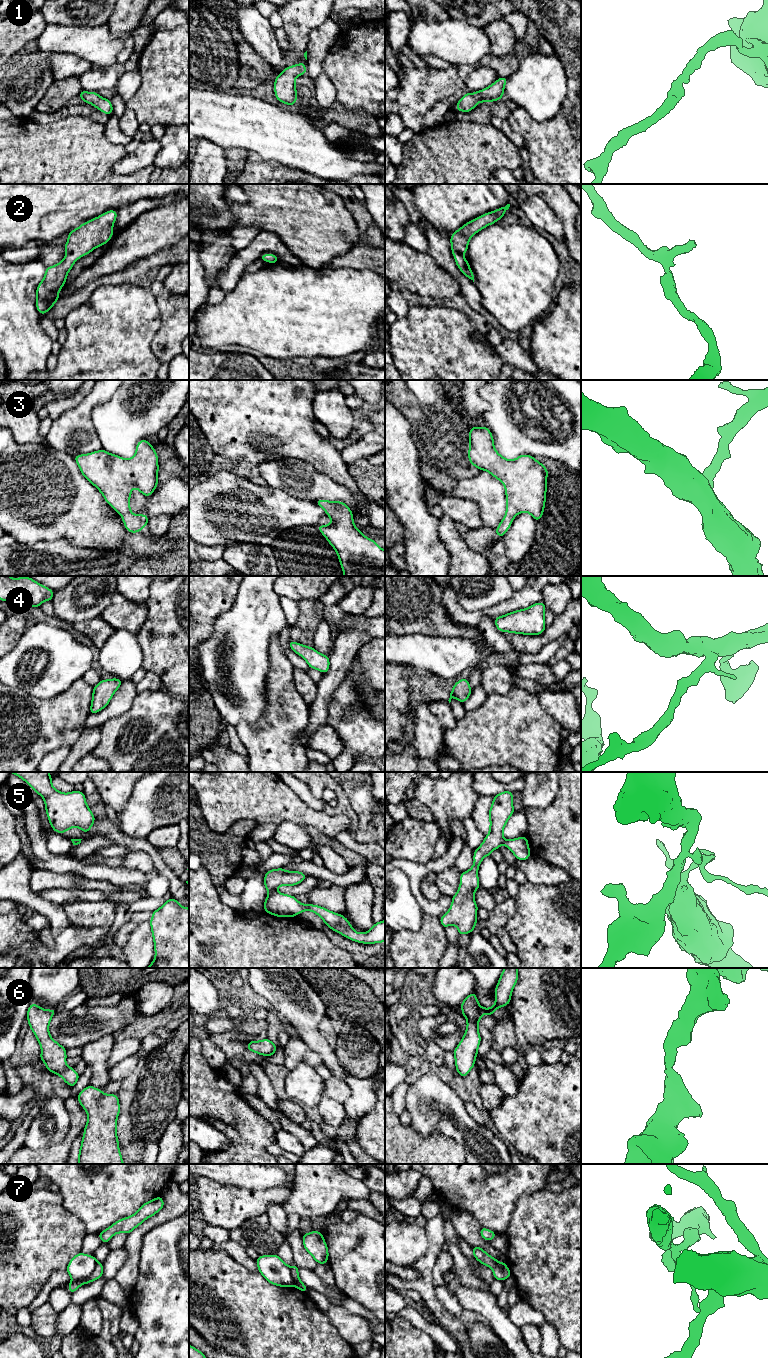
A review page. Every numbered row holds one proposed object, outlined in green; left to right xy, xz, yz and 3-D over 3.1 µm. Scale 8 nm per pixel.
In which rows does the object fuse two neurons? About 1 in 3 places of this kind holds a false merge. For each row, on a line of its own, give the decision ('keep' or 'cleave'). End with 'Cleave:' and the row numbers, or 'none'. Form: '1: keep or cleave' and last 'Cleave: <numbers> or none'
1: keep
2: keep
3: keep
4: keep
5: cleave
6: keep
7: cleave
Cleave: 5, 7

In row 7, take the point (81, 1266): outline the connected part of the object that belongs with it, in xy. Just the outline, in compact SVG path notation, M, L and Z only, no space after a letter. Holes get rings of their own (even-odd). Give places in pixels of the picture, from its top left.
M80 1252L71 1258L66 1271L73 1281L82 1281L91 1276L96 1265L97 1261L93 1255L87 1255Z

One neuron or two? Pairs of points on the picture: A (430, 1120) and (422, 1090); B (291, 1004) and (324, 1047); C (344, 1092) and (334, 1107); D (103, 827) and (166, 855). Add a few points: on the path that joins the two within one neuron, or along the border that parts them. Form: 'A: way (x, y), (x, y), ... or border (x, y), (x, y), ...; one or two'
A: way (430, 1113), (425, 1106), (425, 1097); one
B: way (302, 1015), (305, 1019), (307, 1030), (313, 1036); one
C: border (323, 1095), (343, 1104); two
D: border (157, 850), (161, 859), (172, 872); two

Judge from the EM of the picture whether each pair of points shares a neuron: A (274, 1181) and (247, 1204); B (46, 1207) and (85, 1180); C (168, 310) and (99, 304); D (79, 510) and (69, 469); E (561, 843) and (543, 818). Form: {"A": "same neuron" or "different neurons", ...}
{"A": "different neurons", "B": "different neurons", "C": "different neurons", "D": "same neuron", "E": "same neuron"}

